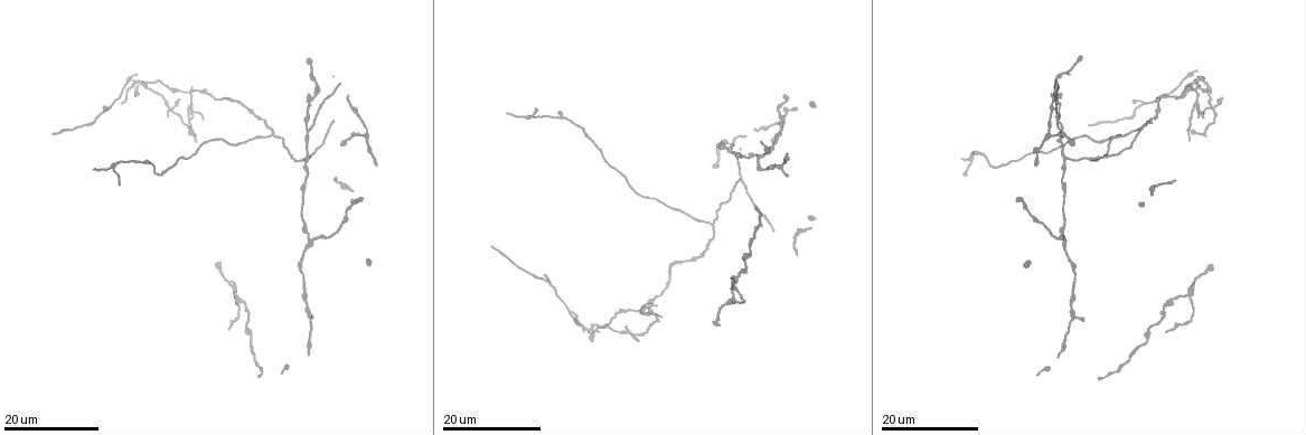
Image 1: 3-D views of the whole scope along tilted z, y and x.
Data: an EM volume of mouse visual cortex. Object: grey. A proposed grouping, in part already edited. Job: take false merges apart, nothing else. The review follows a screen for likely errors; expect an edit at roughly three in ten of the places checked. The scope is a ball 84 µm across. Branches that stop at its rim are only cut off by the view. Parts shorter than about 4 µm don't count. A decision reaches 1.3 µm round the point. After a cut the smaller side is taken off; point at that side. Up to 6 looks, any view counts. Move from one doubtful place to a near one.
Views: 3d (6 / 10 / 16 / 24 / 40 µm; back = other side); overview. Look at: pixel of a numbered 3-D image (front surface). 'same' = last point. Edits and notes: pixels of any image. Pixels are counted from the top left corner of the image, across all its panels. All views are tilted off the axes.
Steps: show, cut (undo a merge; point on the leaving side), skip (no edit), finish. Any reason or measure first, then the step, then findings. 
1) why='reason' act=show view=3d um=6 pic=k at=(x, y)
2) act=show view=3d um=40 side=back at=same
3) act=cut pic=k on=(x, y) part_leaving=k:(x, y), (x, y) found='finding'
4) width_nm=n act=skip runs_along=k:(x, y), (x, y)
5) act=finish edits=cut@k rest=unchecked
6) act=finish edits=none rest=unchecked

why='arms part here' act=show view=3d um=24 pic=1 at=(309, 132)

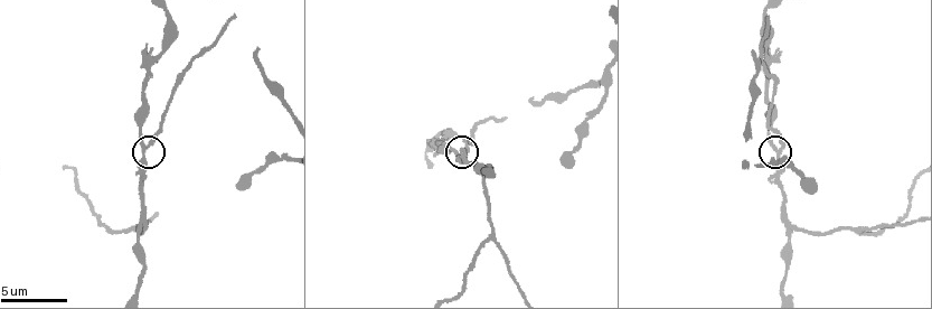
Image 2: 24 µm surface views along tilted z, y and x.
act=show view=3d um=6 pic=2 at=(779, 148)

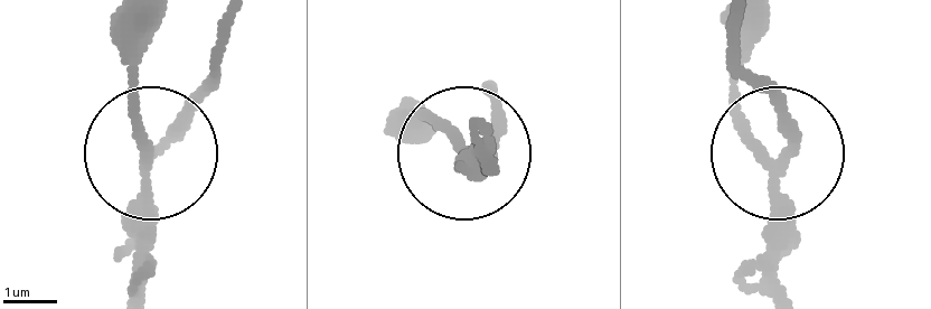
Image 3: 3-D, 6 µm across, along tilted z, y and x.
width_nm=200 act=cut pic=3 on=(181, 140) part_leaving=3:(140, 206), (144, 158), (214, 65), (222, 26) found='two neurons meet here'

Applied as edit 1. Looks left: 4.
act=show view=overview

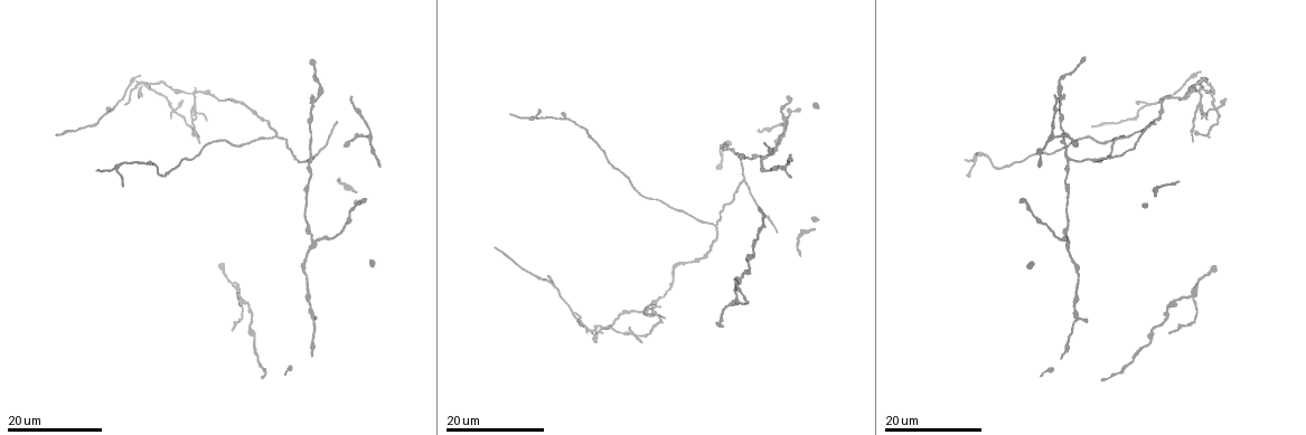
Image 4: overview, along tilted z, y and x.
why='three-way junction' act=show view=3d um=16 pic=4 at=(311, 158)

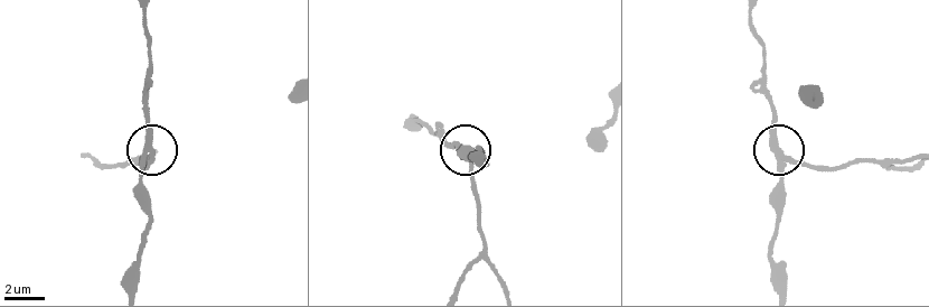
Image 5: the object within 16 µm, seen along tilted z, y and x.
act=show view=3d um=10 pic=5 at=(150, 153)

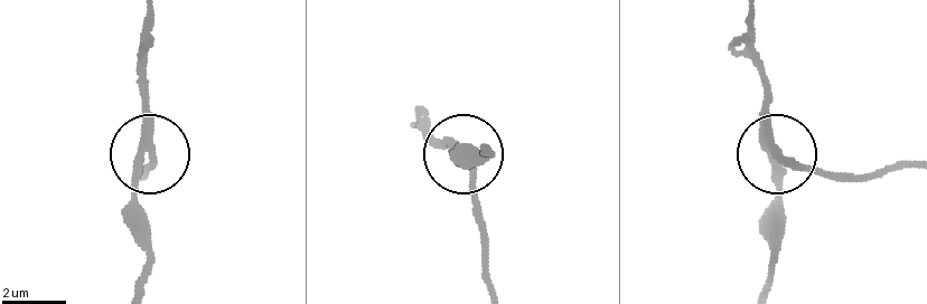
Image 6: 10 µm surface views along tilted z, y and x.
arms=3 act=cut pic=6 on=(150, 164) part_leaving=6:(768, 138), (798, 162), (840, 176), (911, 167) found='two neurons meet here'

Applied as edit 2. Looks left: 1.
act=finish edits=cut@3,cut@6 rest=unchecked

